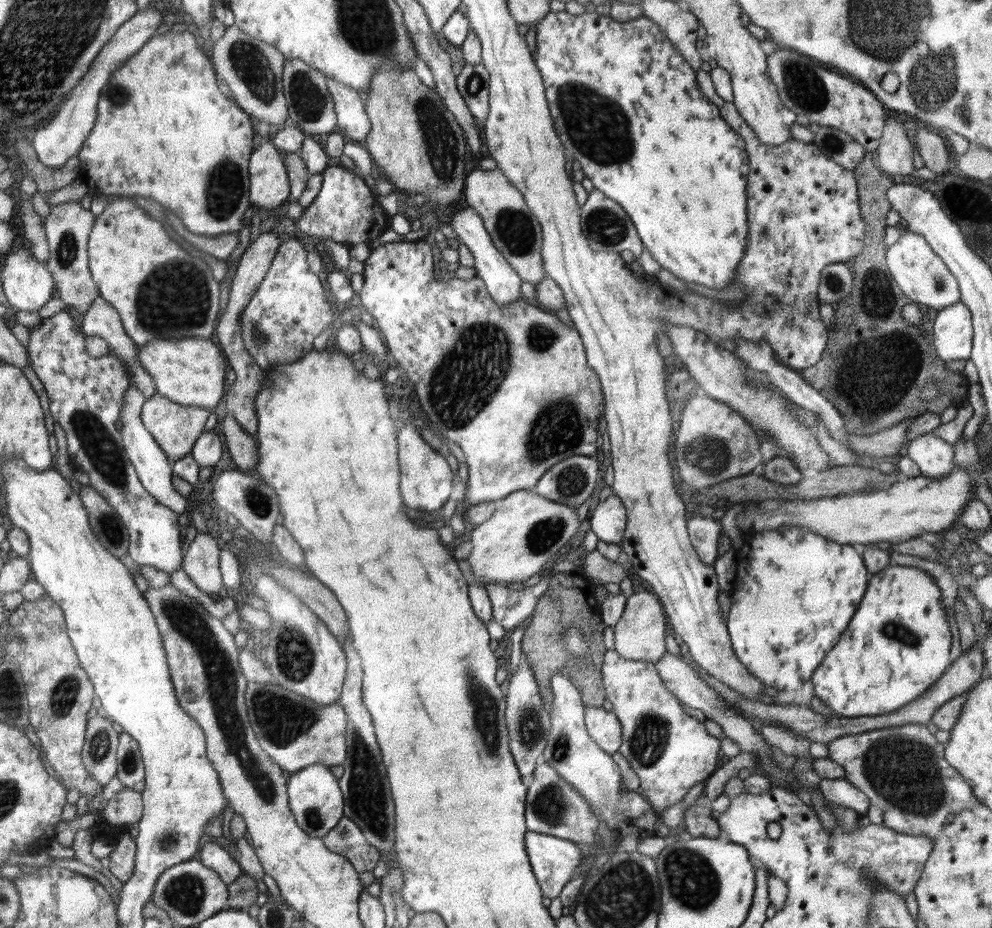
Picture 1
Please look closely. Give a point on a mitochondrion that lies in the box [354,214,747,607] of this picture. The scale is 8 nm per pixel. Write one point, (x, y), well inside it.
(456, 373)

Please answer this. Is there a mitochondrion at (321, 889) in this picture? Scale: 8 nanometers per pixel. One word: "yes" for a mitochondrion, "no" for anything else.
no

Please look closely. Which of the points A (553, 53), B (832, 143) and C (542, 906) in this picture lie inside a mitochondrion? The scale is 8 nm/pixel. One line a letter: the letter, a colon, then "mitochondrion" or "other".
A: other
B: mitochondrion
C: other

